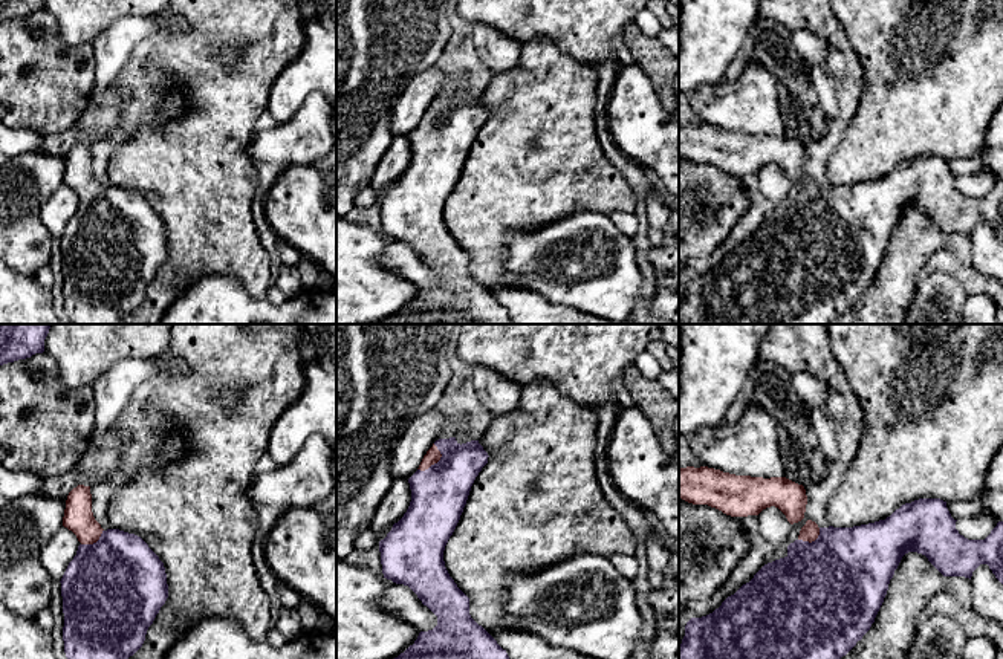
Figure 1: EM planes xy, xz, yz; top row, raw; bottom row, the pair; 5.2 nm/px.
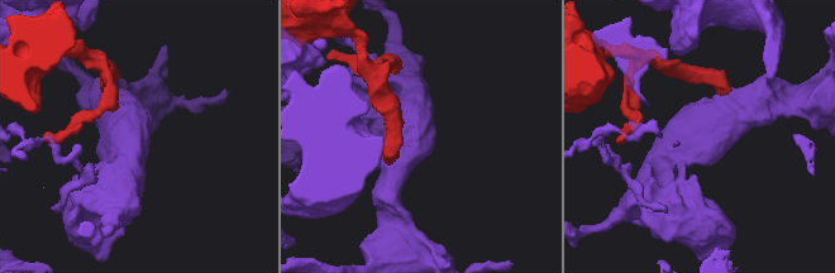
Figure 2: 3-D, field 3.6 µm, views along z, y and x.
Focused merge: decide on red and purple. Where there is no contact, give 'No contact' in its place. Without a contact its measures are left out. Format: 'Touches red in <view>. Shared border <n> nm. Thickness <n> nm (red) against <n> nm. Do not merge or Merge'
Touches red in xz. Shared border 170 nm. Thickness 80 nm (red) against 300 nm. Merge

